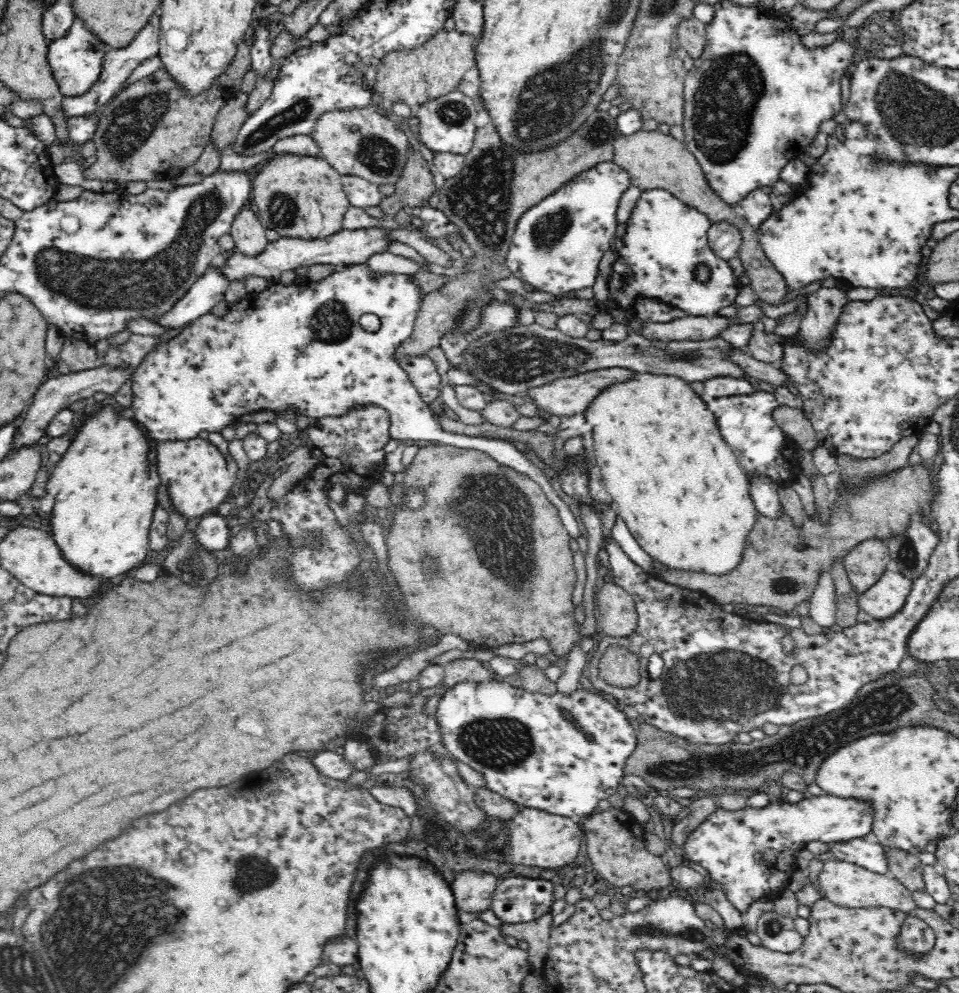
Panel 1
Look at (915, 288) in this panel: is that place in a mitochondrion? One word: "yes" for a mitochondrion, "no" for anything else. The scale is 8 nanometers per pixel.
no

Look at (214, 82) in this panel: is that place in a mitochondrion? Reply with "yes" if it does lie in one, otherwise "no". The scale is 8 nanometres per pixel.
no

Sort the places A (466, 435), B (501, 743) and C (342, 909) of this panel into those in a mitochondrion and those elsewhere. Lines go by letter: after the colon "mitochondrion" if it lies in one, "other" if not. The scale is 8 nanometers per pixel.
A: other
B: mitochondrion
C: other

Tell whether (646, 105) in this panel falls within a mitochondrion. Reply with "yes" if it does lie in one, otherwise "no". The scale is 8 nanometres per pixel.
no

